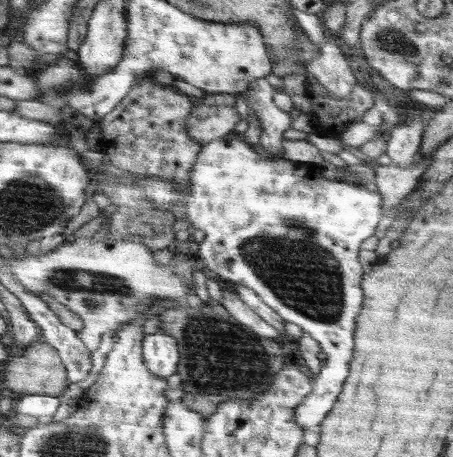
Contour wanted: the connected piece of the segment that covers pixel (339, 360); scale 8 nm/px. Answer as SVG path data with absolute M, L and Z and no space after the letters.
M234 135L225 139L208 142L200 149L200 154L196 157L196 161L192 164L192 169L188 171L188 190L190 195L184 197L184 214L186 219L196 229L205 232L205 238L199 242L199 262L202 264L209 276L213 276L220 280L223 284L237 283L246 286L250 290L254 290L256 294L270 308L274 309L285 320L285 322L293 322L300 326L303 332L312 335L321 347L321 351L328 355L326 361L323 362L321 370L316 378L312 379L310 395L295 409L296 423L300 427L317 429L324 418L332 411L332 406L336 403L336 398L340 395L340 390L344 386L344 380L348 376L348 362L351 363L354 352L354 334L356 329L356 317L360 314L363 303L363 290L361 282L366 270L358 261L357 252L360 250L360 244L374 235L376 226L382 217L382 195L378 191L366 190L359 186L352 186L345 180L342 182L330 182L322 176L322 168L317 163L297 163L285 158L265 159L258 154L258 150L246 141L241 142Z

